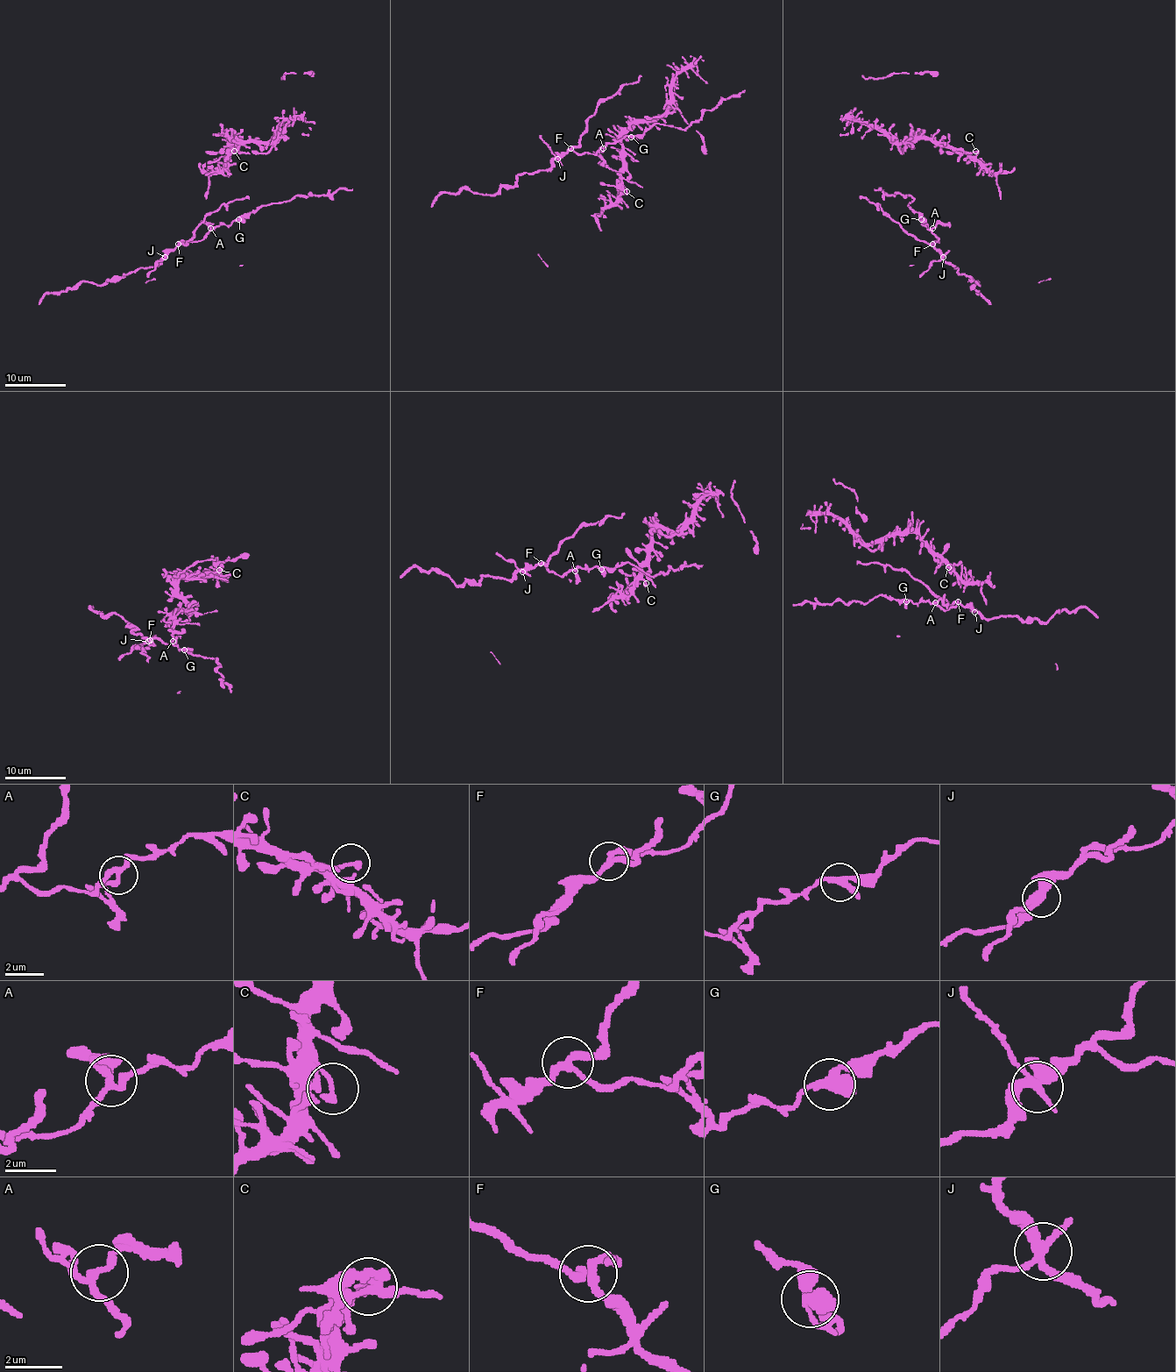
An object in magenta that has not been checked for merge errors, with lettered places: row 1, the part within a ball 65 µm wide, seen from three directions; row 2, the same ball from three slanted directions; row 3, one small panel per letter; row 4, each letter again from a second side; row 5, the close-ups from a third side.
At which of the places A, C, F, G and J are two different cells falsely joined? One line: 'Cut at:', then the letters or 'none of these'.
Cut at: F, G, J

